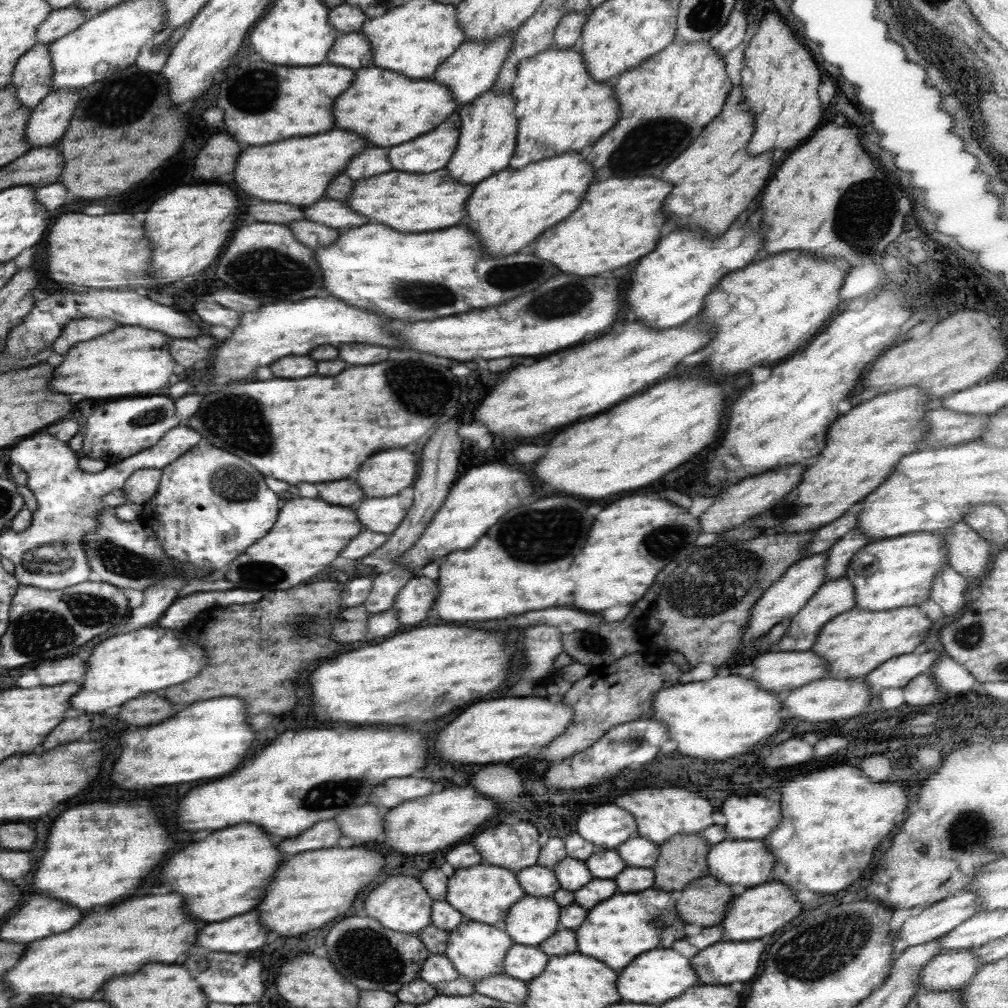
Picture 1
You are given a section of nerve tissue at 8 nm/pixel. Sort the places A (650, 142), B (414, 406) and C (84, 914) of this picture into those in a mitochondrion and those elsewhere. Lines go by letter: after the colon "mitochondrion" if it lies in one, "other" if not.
A: mitochondrion
B: mitochondrion
C: other

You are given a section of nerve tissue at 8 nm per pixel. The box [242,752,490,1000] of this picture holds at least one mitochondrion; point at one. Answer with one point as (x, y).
(370, 957)

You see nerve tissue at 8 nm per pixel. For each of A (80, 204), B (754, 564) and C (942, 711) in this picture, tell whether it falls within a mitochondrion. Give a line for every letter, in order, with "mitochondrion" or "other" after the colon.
A: other
B: mitochondrion
C: other

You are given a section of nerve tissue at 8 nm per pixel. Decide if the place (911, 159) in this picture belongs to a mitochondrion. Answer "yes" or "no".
no

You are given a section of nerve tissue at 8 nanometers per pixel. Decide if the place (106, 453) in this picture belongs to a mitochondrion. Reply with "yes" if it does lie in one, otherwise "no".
no

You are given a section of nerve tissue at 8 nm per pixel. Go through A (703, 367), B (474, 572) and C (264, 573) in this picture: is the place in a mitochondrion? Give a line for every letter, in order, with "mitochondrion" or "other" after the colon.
A: other
B: other
C: mitochondrion

